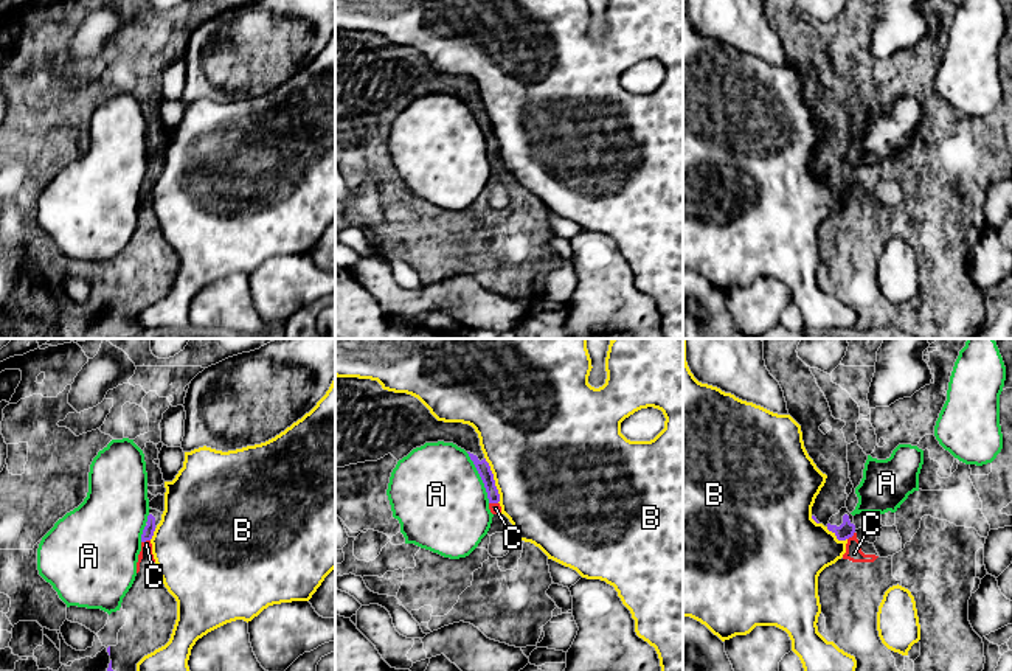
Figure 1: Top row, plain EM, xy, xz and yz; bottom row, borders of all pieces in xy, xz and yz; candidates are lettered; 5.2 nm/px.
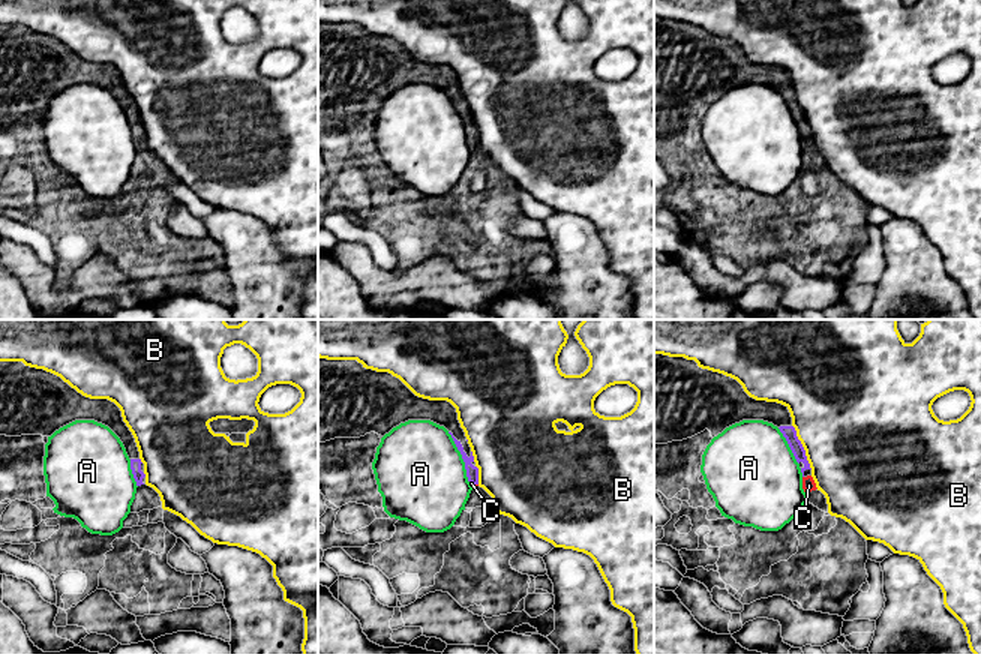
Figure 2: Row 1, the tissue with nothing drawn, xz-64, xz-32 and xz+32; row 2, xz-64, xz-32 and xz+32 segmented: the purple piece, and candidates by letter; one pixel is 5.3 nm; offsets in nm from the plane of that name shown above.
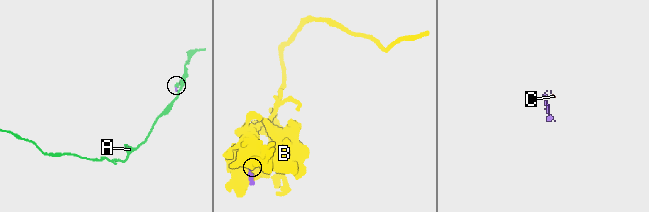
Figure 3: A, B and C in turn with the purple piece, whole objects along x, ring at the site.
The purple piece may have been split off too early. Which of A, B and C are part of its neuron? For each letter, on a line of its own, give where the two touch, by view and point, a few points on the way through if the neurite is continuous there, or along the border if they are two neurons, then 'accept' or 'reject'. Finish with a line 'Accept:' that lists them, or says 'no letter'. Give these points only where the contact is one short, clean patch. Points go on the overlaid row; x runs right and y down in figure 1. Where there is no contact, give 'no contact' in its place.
A: xz (480, 476) | reject
B: xz (494, 480) | reject
C: xy (145, 541) | across xy (149, 528), (145, 541), (146, 544) | accept
Accept: C

